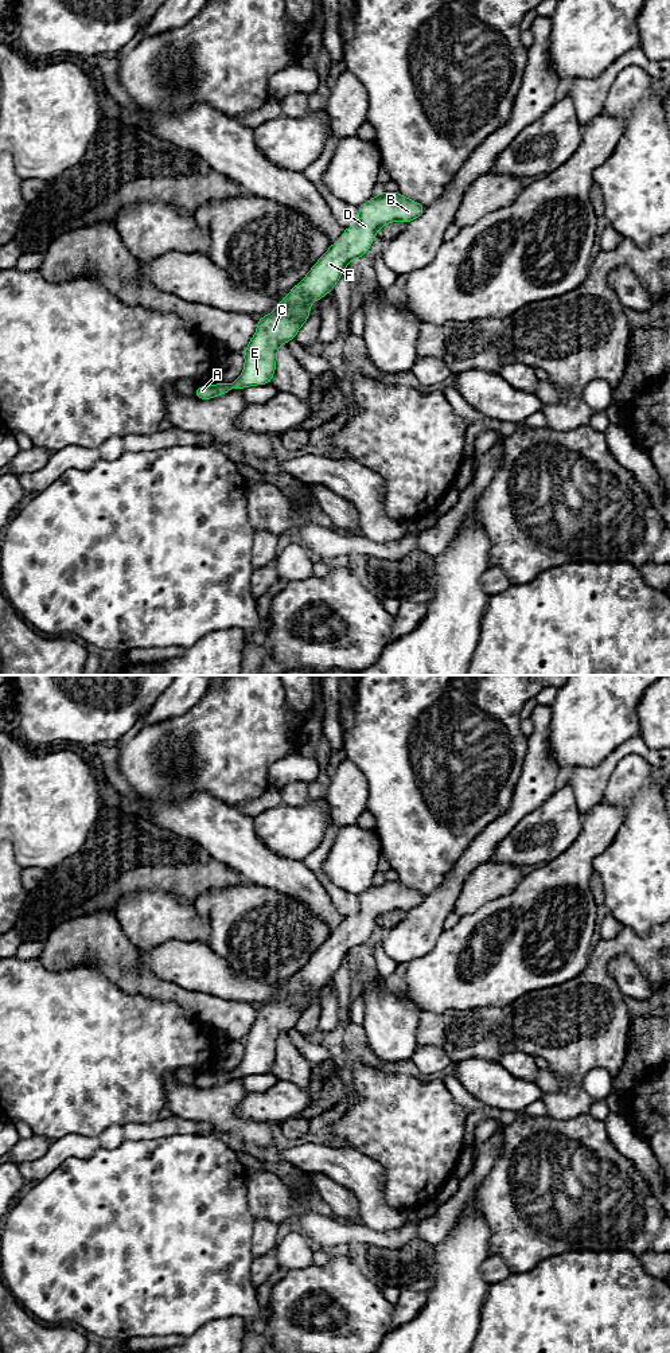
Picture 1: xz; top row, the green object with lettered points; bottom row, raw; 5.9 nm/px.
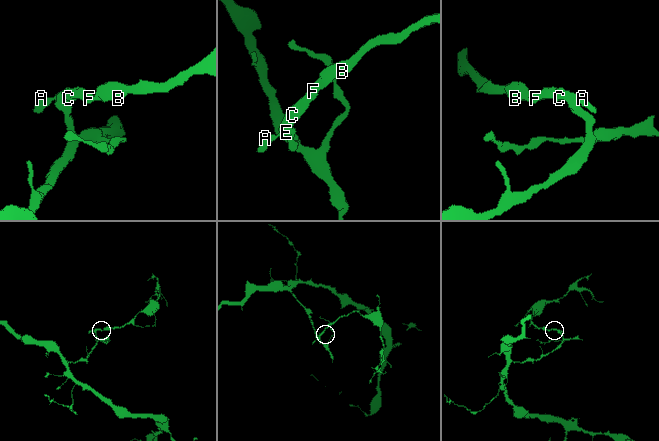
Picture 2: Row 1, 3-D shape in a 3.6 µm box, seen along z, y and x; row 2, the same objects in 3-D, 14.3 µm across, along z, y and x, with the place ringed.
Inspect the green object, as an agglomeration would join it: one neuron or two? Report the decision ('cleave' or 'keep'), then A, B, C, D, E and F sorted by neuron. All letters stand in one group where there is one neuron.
keep; groups A B C D E F

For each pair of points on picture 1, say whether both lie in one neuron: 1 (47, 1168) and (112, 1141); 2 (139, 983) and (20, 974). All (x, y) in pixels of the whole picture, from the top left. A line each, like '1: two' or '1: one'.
1: one
2: two

